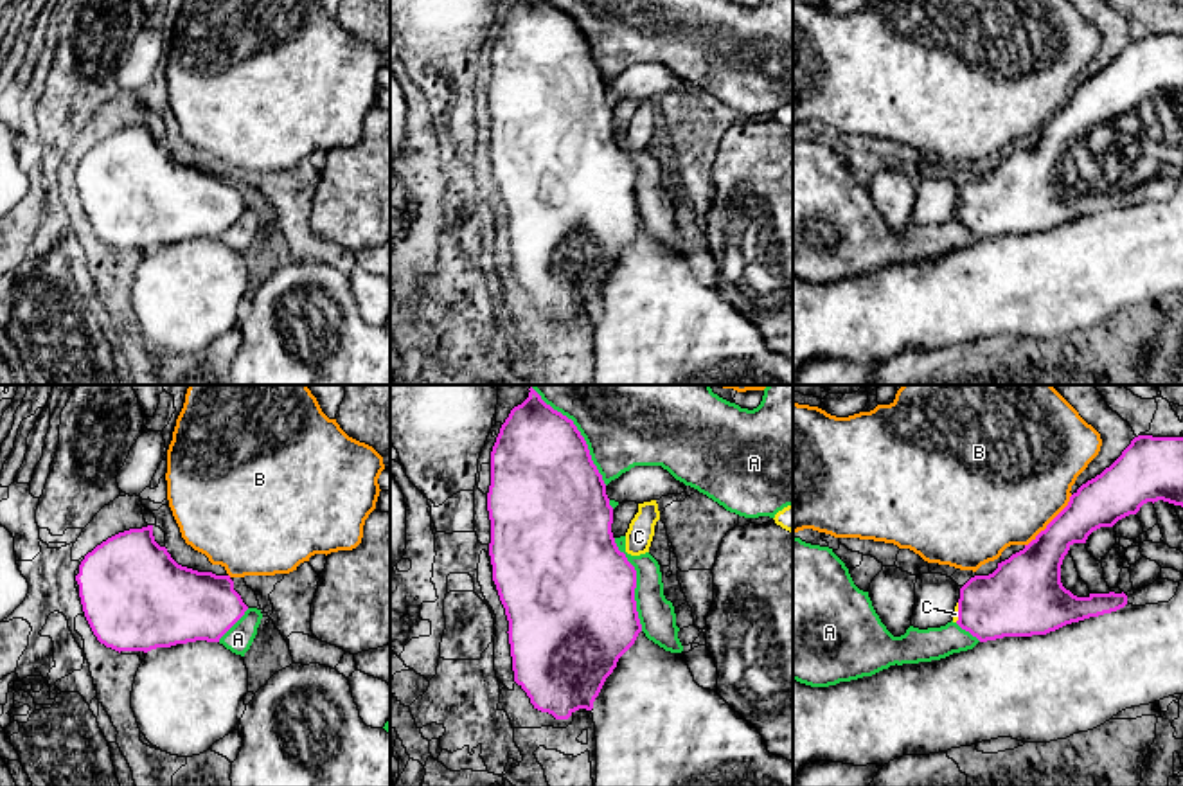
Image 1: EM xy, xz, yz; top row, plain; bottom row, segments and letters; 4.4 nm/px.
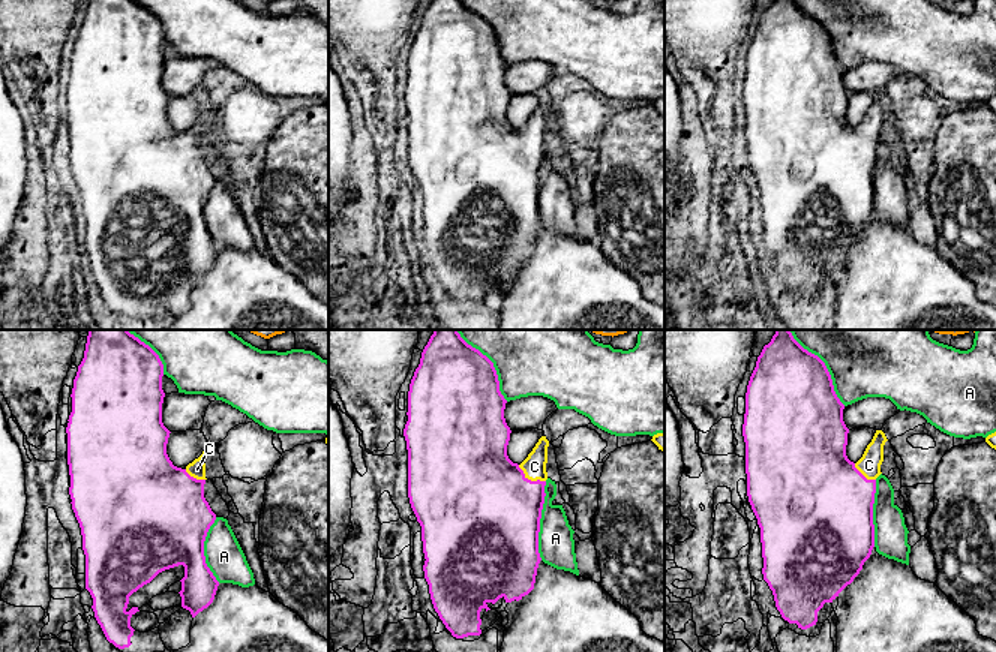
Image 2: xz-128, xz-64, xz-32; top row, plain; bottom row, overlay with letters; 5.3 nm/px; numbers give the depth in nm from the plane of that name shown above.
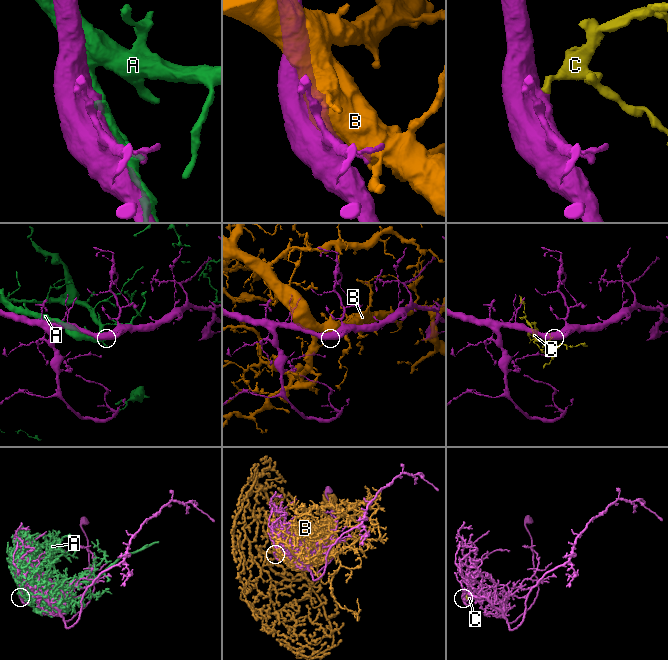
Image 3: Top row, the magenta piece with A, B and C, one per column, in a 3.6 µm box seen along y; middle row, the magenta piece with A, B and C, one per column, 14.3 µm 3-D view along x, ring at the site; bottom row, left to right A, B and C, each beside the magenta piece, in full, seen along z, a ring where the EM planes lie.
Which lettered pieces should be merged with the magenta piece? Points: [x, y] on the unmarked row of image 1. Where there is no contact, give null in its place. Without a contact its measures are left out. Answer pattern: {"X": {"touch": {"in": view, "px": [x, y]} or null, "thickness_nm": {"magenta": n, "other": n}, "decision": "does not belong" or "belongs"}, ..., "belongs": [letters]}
{"A": {"touch": {"in": "xz", "px": [635, 182]}, "thickness_nm": {"magenta": 500, "other": 160}, "decision": "does not belong"}, "B": {"touch": {"in": "yz", "px": [1050, 119]}, "thickness_nm": {"magenta": 240, "other": 500}, "decision": "does not belong"}, "C": {"touch": {"in": "yz", "px": [959, 209]}, "thickness_nm": {"magenta": 320, "other": 30}, "decision": "belongs"}, "belongs": ["C"]}

